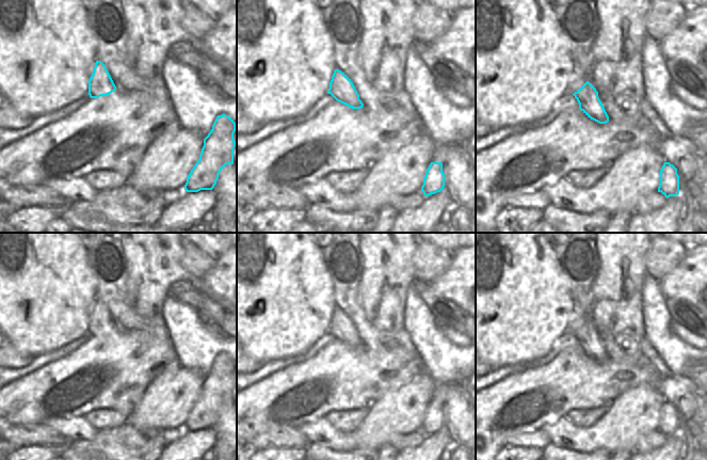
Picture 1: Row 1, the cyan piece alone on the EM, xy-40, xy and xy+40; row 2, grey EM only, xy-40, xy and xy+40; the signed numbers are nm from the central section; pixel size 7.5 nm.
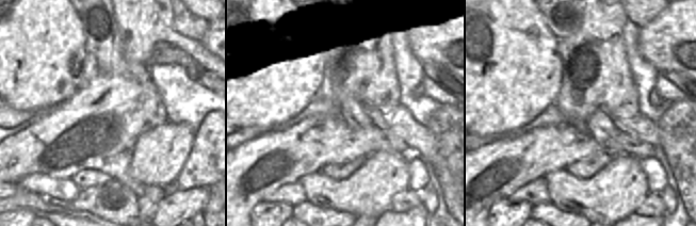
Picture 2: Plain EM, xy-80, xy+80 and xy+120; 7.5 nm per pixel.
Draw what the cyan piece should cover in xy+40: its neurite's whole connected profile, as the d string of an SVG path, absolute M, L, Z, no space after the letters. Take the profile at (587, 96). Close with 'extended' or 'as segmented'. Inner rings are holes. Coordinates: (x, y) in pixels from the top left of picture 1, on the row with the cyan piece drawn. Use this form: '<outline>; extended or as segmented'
M587 81L574 94L579 104L579 109L591 120L606 124L609 116L598 97L598 92L592 83Z; as segmented

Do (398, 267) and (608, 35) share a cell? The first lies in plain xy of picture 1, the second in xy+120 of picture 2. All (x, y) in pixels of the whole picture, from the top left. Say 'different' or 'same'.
same

